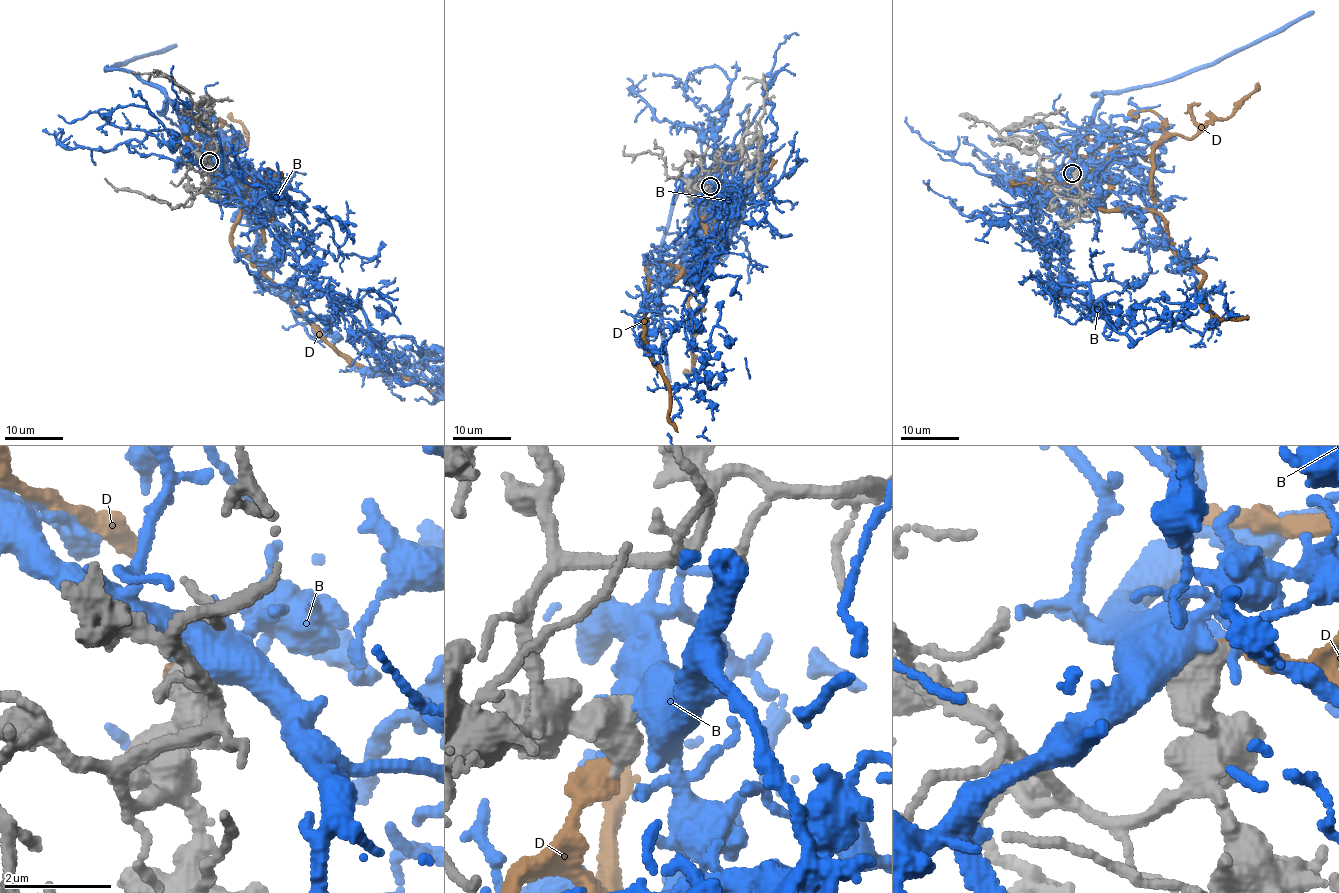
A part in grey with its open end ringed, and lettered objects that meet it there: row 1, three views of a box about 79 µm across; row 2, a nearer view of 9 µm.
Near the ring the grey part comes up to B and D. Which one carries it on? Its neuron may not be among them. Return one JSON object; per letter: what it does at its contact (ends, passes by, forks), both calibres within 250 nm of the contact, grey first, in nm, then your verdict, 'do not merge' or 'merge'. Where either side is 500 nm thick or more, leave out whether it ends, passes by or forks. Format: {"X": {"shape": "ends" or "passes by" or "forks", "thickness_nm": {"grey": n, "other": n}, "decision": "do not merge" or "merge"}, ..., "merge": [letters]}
{"B": {"thickness_nm": {"grey": 550, "other": 550}, "decision": "merge"}, "D": {"thickness_nm": {"grey": 650, "other": 360}, "decision": "do not merge"}, "merge": ["B"]}

